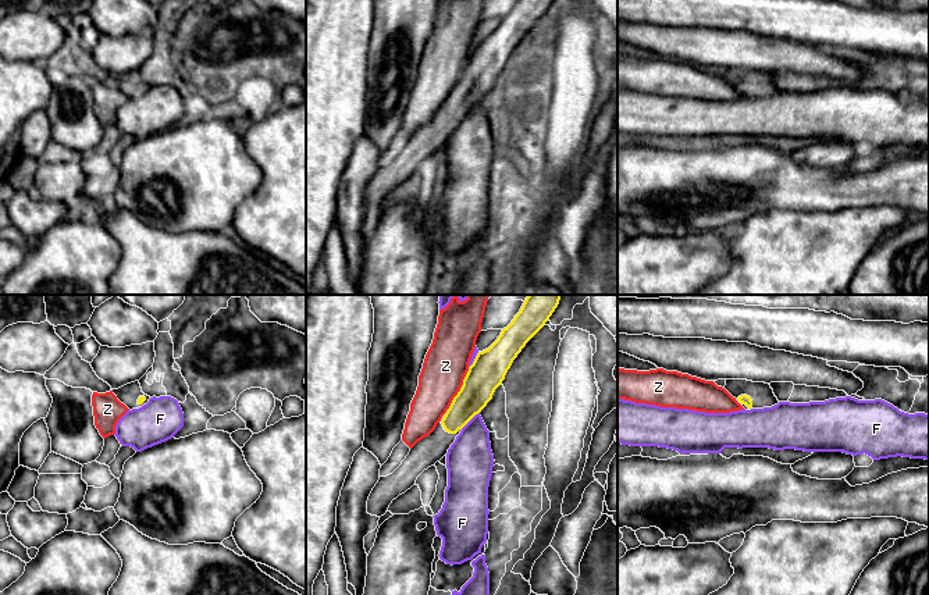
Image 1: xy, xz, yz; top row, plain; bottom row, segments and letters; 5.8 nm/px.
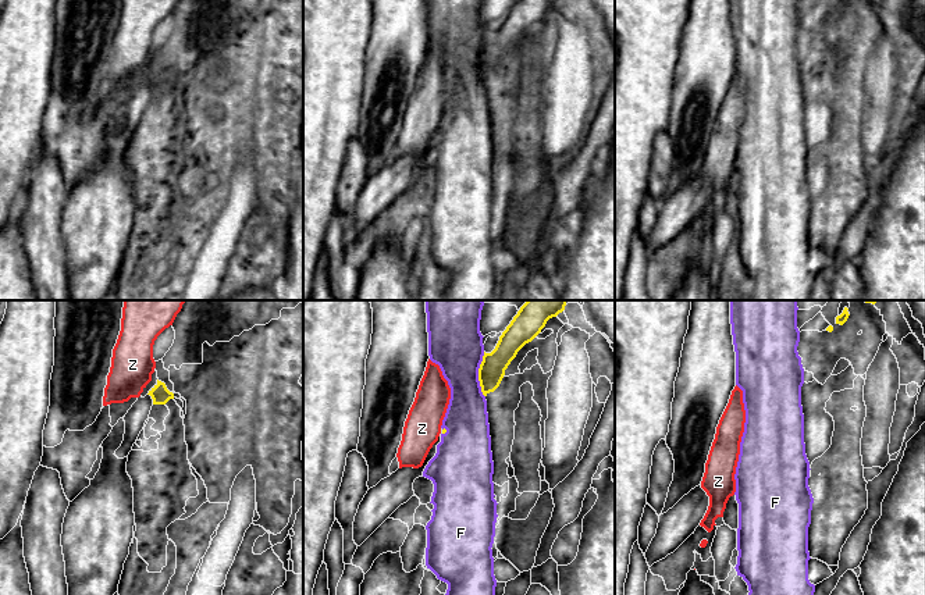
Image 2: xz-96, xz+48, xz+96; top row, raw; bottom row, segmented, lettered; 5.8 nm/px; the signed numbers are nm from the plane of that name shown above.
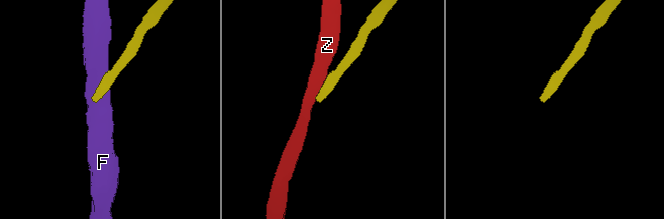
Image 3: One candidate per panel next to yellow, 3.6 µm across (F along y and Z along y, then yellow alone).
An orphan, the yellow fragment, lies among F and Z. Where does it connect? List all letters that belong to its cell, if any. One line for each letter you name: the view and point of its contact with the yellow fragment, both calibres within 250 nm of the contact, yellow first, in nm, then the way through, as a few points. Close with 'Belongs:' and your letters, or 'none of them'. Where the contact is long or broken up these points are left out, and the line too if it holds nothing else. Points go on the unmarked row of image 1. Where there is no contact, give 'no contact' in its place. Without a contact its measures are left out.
Belongs: none of them

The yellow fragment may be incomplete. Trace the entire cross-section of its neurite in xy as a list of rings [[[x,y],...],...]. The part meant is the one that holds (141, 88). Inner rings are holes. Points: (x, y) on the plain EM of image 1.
[[[139,70],[127,72],[118,78],[113,78],[113,82],[129,99],[142,96],[150,88],[150,85],[147,85],[142,81]]]

